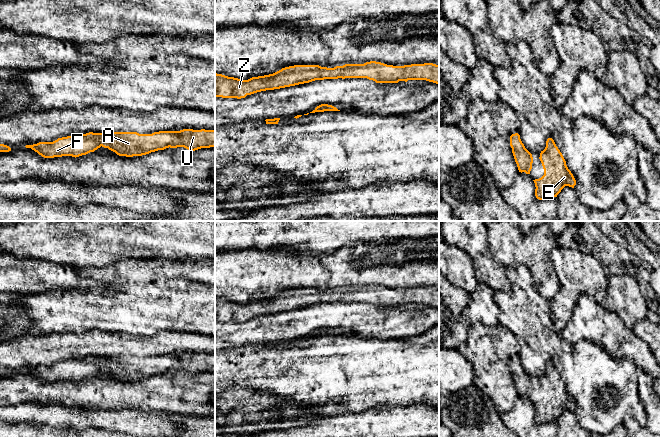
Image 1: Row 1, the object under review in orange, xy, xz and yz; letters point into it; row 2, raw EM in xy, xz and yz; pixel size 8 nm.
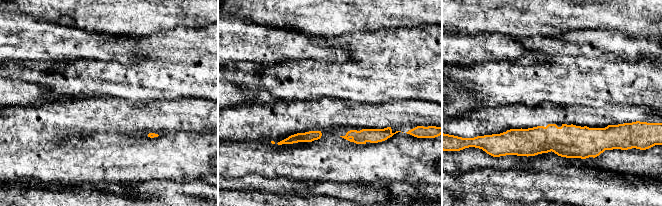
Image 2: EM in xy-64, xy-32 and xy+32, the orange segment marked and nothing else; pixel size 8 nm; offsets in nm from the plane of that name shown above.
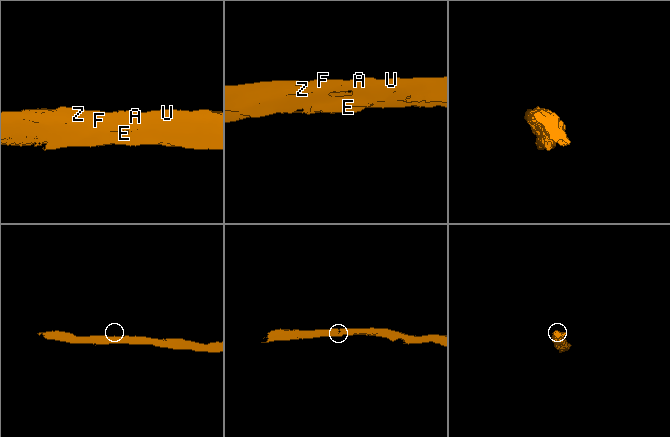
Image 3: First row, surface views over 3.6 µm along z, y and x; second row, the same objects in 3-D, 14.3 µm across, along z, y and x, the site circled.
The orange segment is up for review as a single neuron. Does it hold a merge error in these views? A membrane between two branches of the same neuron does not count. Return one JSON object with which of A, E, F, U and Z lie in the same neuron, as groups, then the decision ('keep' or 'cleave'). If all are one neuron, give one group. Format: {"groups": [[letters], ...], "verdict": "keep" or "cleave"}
{"groups": [["A", "E", "F", "U", "Z"]], "verdict": "keep"}

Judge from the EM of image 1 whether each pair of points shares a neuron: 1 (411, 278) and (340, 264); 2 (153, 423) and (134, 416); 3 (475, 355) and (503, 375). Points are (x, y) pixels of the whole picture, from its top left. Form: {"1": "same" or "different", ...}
{"1": "same", "2": "same", "3": "same"}

